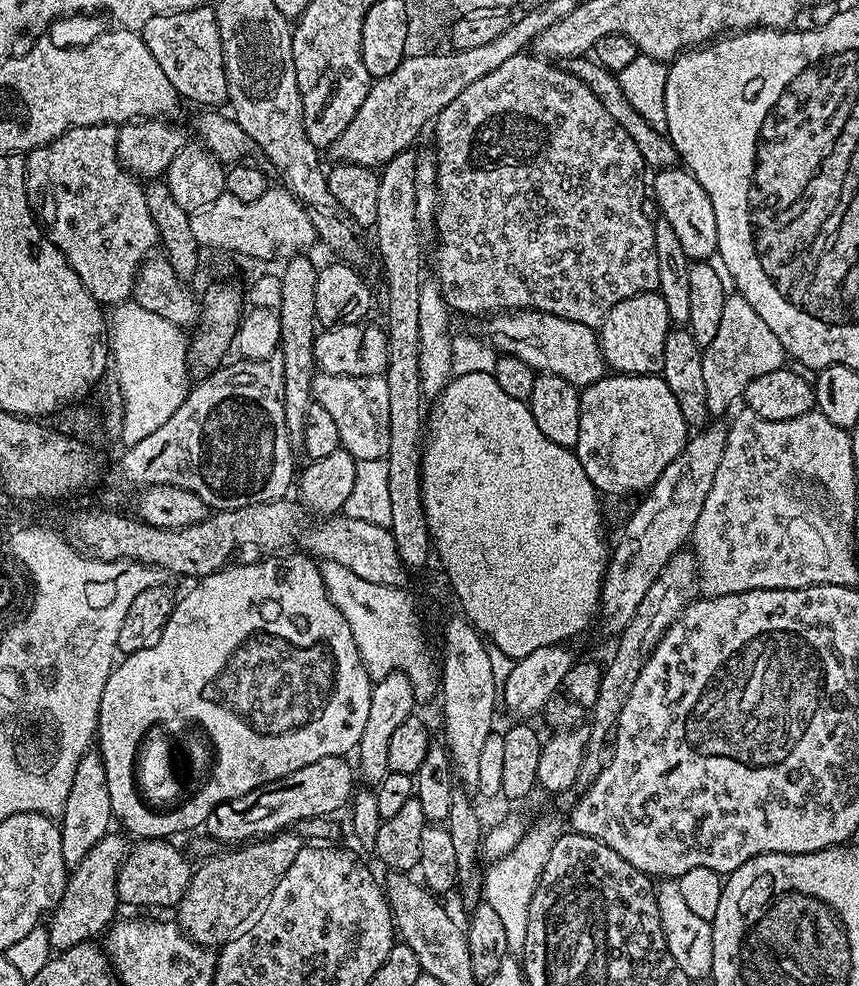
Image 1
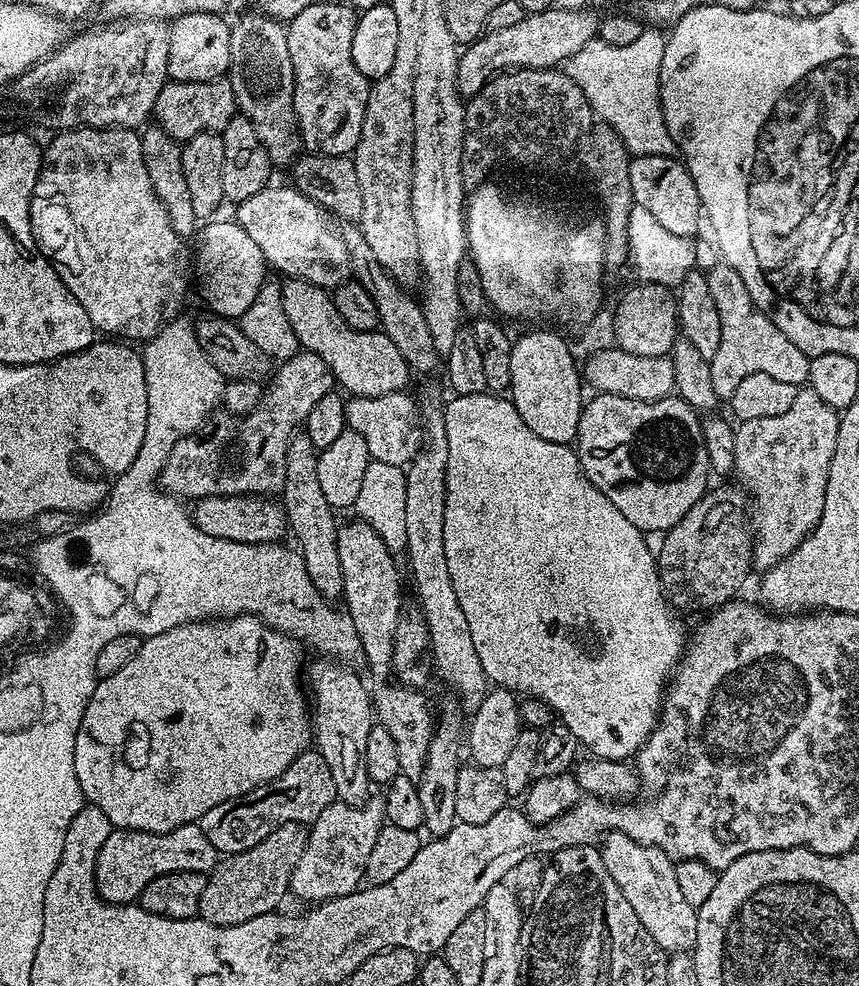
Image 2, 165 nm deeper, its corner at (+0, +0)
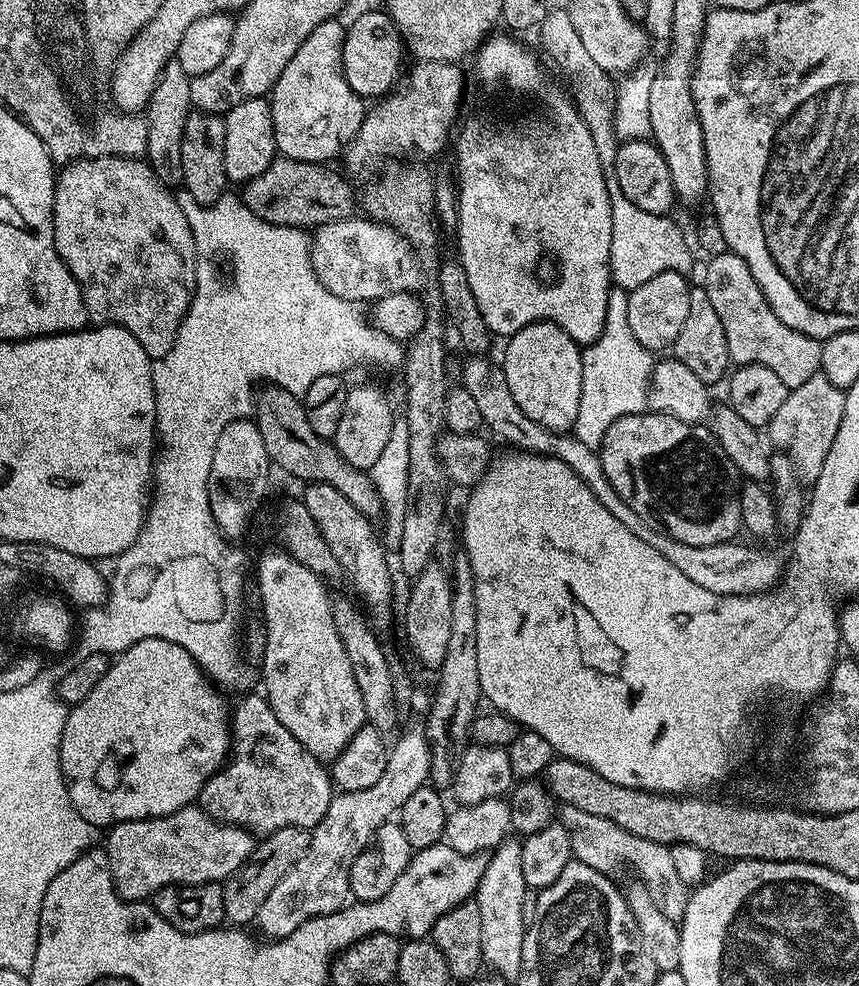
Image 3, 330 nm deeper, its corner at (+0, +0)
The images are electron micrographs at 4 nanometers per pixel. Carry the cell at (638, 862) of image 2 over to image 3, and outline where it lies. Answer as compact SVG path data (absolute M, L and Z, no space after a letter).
M563 805L558 812L559 823L567 828L572 843L572 855L575 859L586 862L586 866L594 866L594 870L612 874L627 862L637 872L639 883L654 898L658 910L666 914L666 918L679 922L684 917L690 895L689 885L678 878L678 869L674 867L674 858L669 845L650 842L646 838L638 838L622 826L610 822L610 818L598 818L598 814L586 814L586 810L578 810L578 806Z

